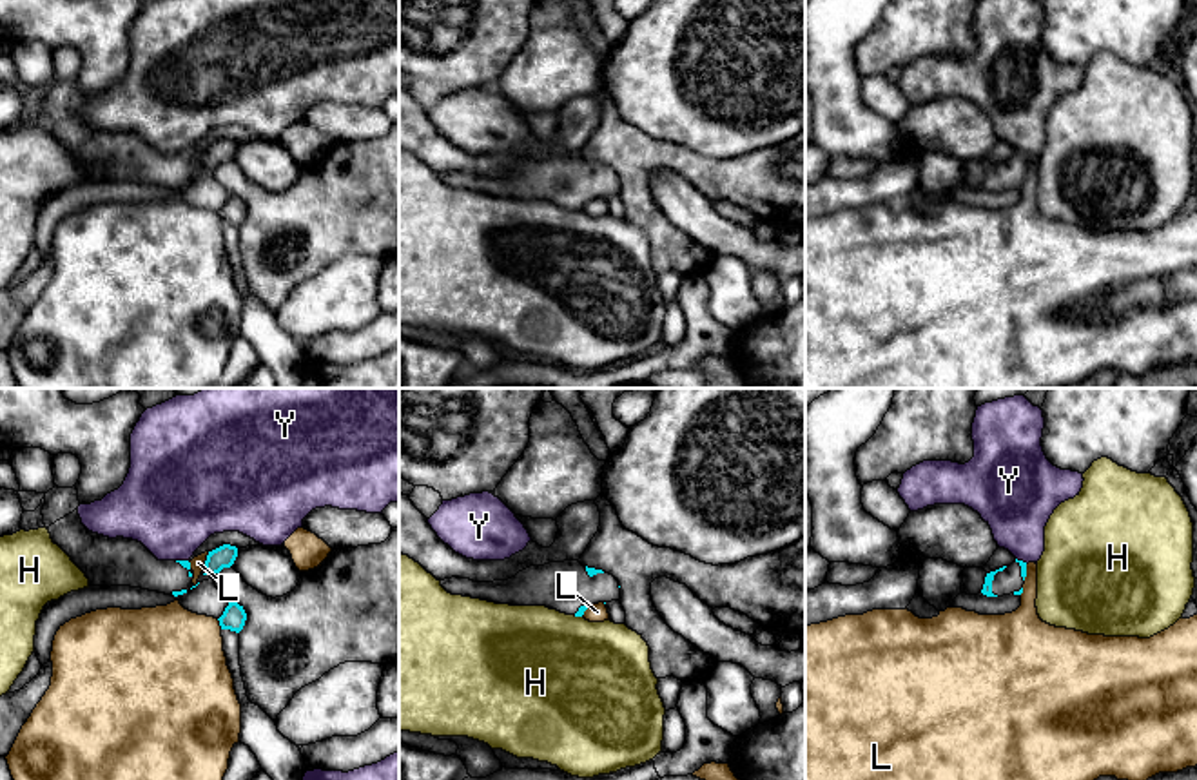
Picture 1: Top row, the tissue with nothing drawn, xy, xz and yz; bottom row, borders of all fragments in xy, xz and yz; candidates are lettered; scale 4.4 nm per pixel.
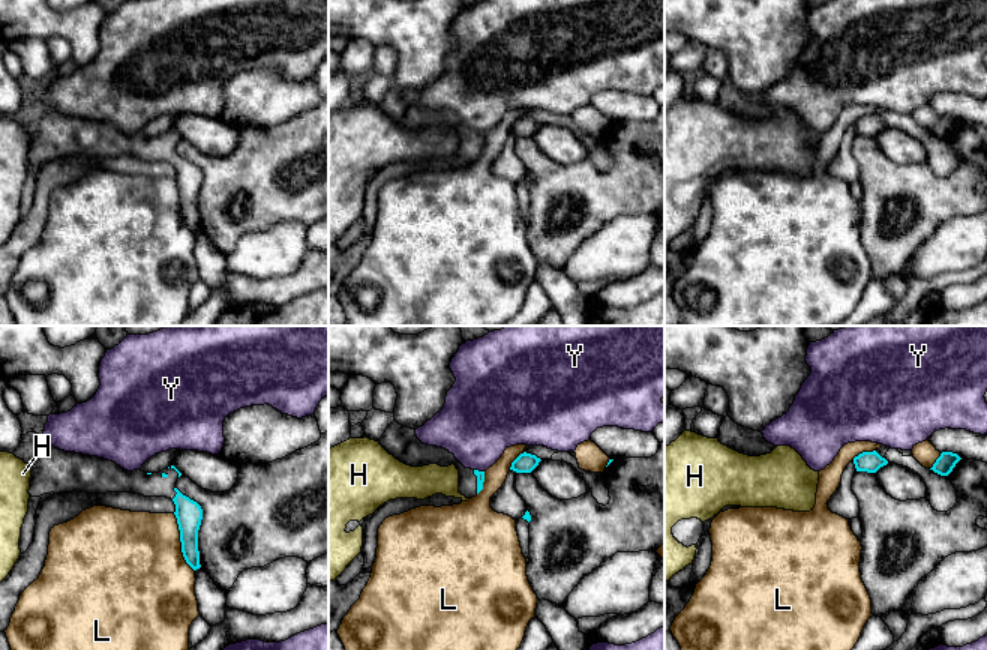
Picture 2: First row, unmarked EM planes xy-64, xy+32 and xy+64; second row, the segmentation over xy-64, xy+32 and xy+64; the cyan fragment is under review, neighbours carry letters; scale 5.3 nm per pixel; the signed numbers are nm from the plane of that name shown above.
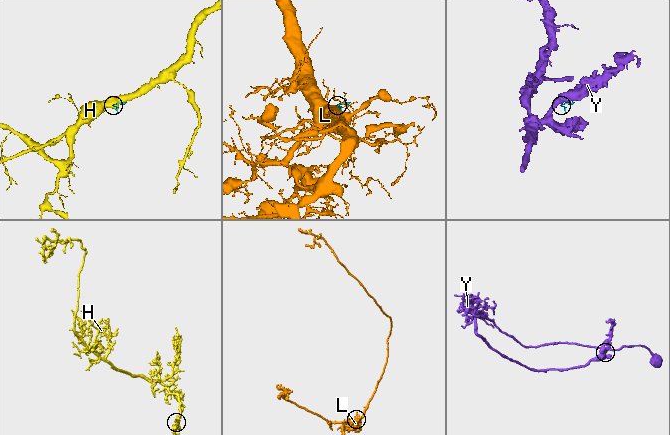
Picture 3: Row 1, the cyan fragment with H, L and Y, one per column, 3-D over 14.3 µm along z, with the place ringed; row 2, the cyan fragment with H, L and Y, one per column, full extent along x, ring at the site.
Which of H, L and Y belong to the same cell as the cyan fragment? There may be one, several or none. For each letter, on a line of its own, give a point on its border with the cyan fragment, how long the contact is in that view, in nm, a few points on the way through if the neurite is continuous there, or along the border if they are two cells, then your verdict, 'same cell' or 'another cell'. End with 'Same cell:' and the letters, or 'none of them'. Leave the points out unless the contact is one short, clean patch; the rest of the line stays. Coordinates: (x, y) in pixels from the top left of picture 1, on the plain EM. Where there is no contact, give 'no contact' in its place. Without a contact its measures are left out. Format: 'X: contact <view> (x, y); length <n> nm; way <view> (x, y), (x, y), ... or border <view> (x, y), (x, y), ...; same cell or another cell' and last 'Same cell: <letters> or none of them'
H: contact xz (577, 209); length 40 nm; another cell
L: contact xy (205, 155); length 80 nm; another cell
Y: contact xy (182, 155); length 60 nm; another cell
Same cell: none of them

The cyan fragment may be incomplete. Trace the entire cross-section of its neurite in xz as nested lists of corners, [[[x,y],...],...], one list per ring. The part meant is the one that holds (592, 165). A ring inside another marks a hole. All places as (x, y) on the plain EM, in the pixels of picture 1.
[[[579,154],[530,160],[508,174],[473,176],[444,172],[441,180],[452,189],[510,200],[546,200],[566,209],[582,210],[598,196],[620,194],[618,174]]]

